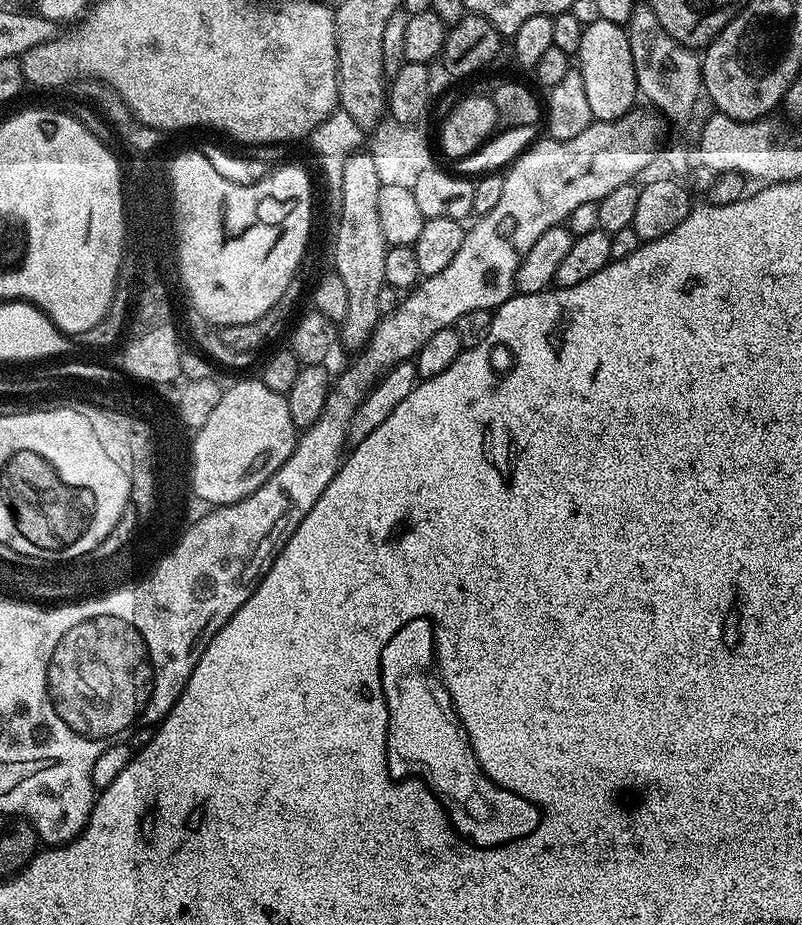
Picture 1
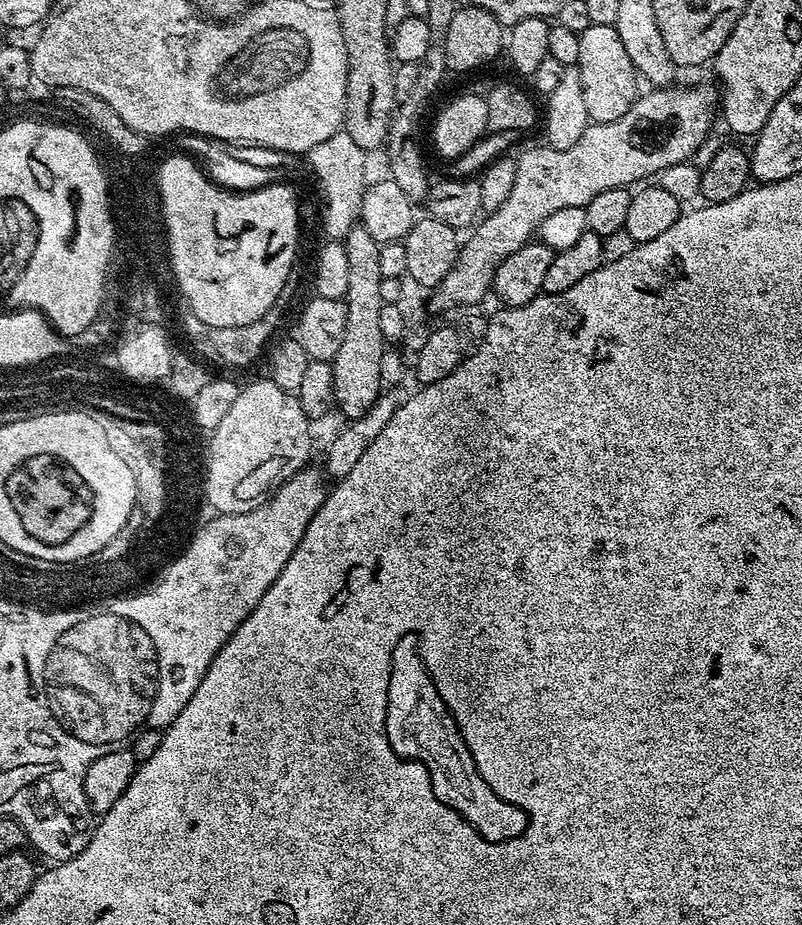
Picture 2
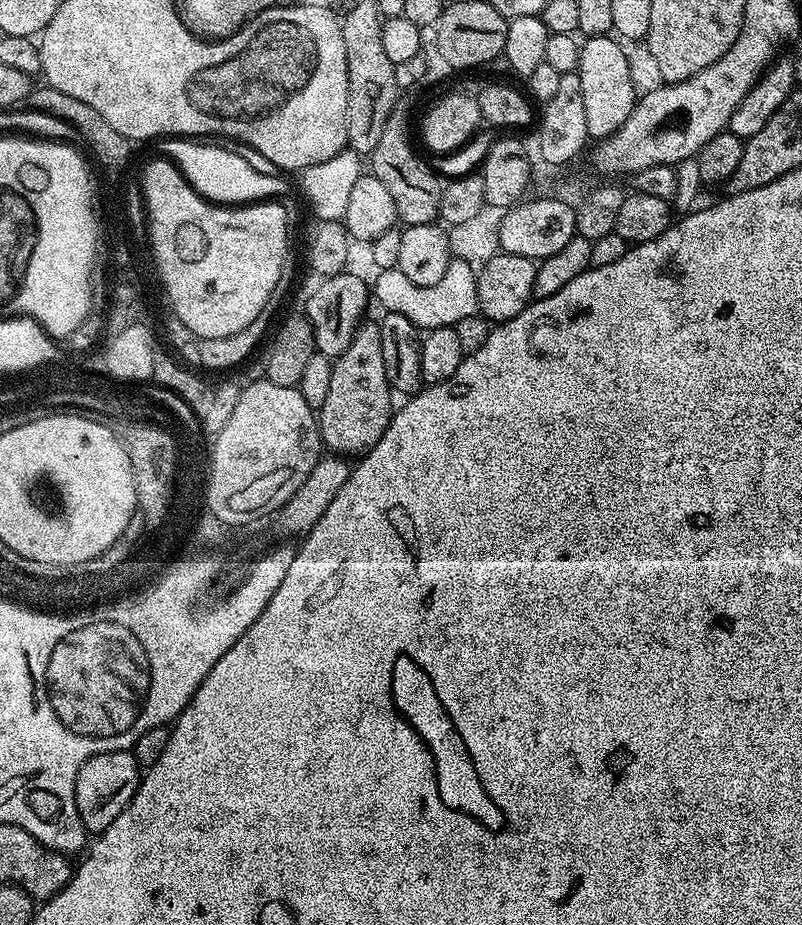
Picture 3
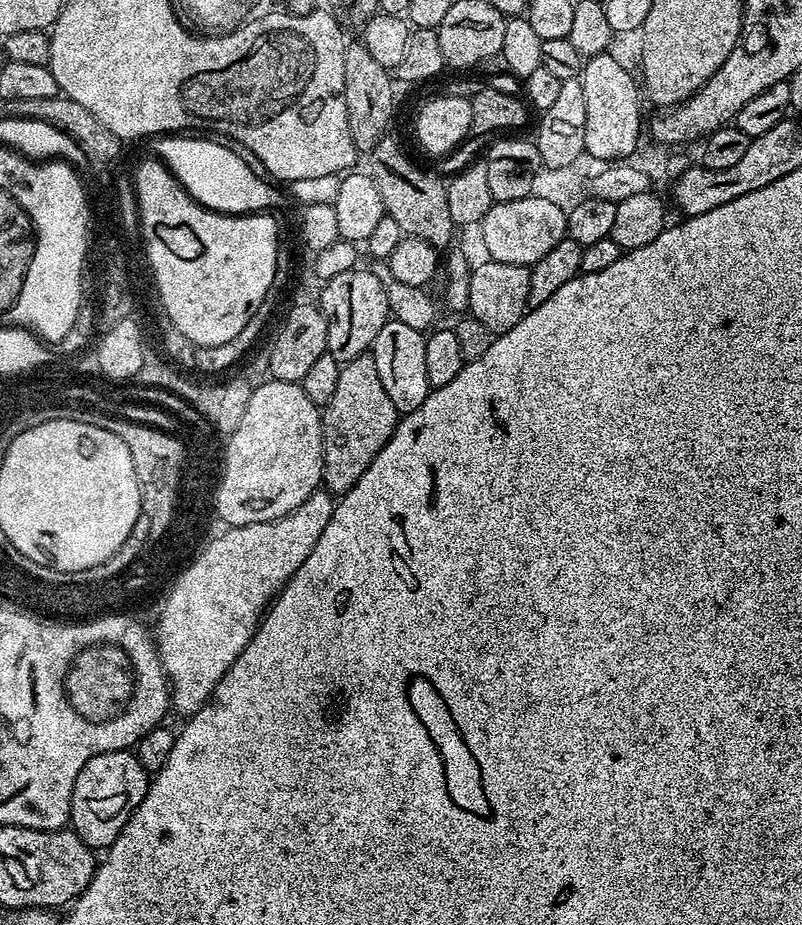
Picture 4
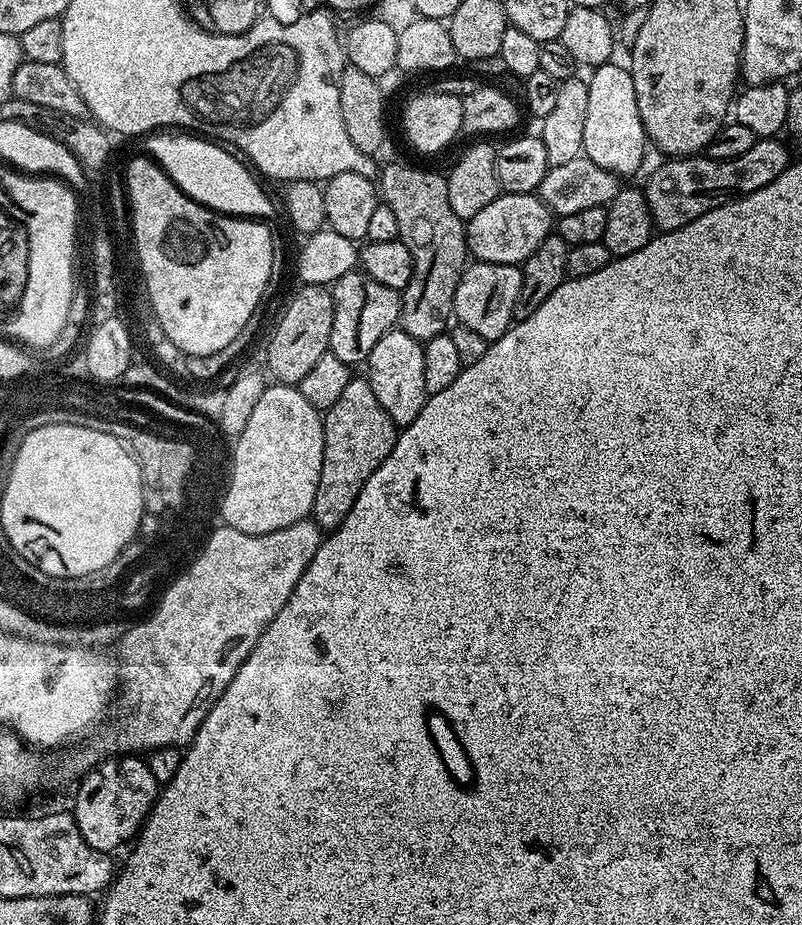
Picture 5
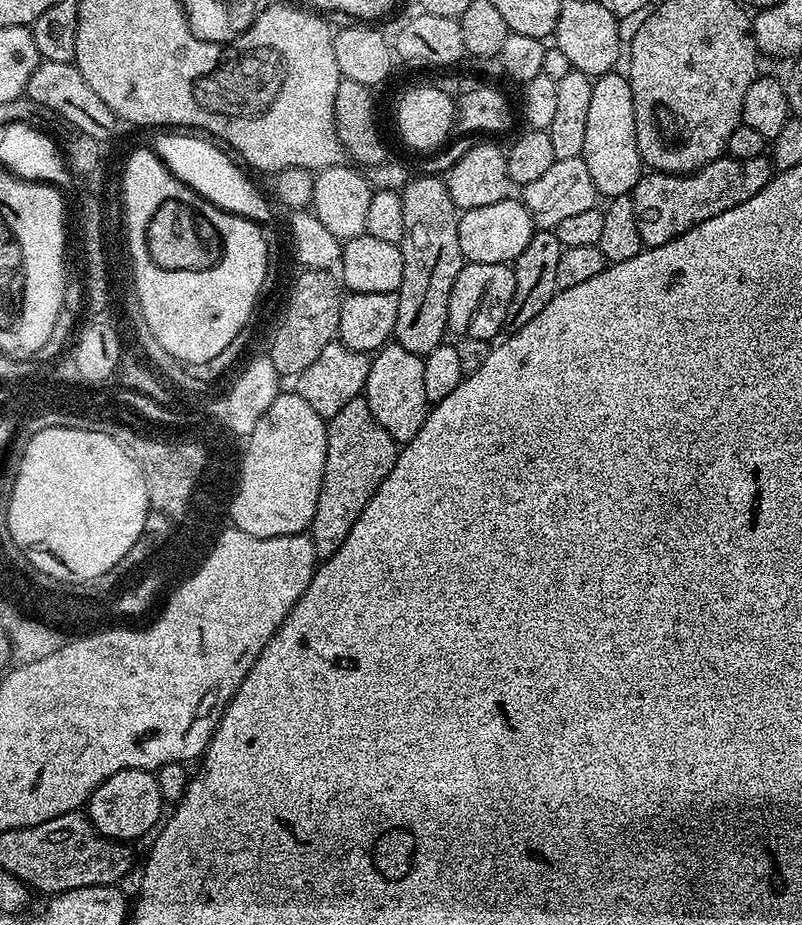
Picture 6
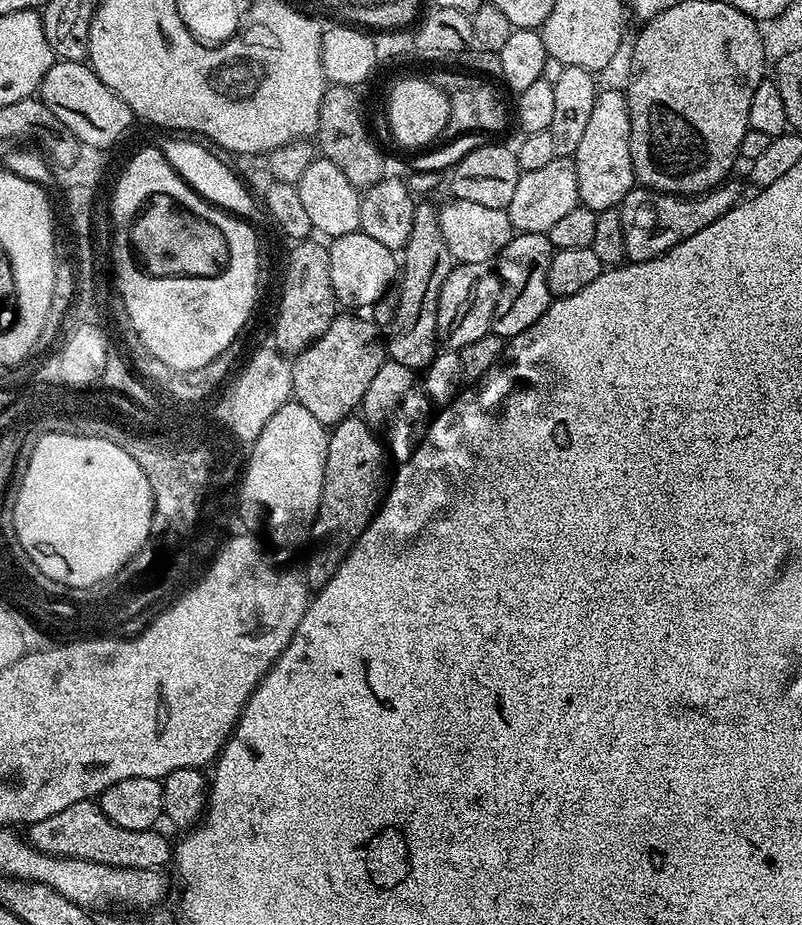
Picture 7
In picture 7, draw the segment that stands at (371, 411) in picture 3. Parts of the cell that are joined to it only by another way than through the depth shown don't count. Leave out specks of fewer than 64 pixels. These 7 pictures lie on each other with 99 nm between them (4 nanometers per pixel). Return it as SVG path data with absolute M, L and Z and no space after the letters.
M359 415L347 416L345 420L339 420L328 433L328 449L326 450L326 470L322 482L322 498L318 502L318 514L312 523L310 533L310 545L308 561L302 564L304 578L308 582L309 589L319 590L334 578L338 566L346 558L346 554L358 542L360 535L366 530L366 526L376 517L380 509L380 503L384 501L384 495L388 493L390 483L390 468L388 472L389 453L385 449L383 440L376 435L367 421Z

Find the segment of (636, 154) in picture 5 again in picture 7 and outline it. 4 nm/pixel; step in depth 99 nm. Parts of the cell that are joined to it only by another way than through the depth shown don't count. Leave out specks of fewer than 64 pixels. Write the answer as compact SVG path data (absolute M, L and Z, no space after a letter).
M608 88L599 93L594 102L594 110L590 114L590 123L578 145L574 161L577 170L579 203L594 213L605 212L611 208L619 208L626 194L637 183L634 174L634 162L630 162L630 114L628 113L628 97L623 91Z

